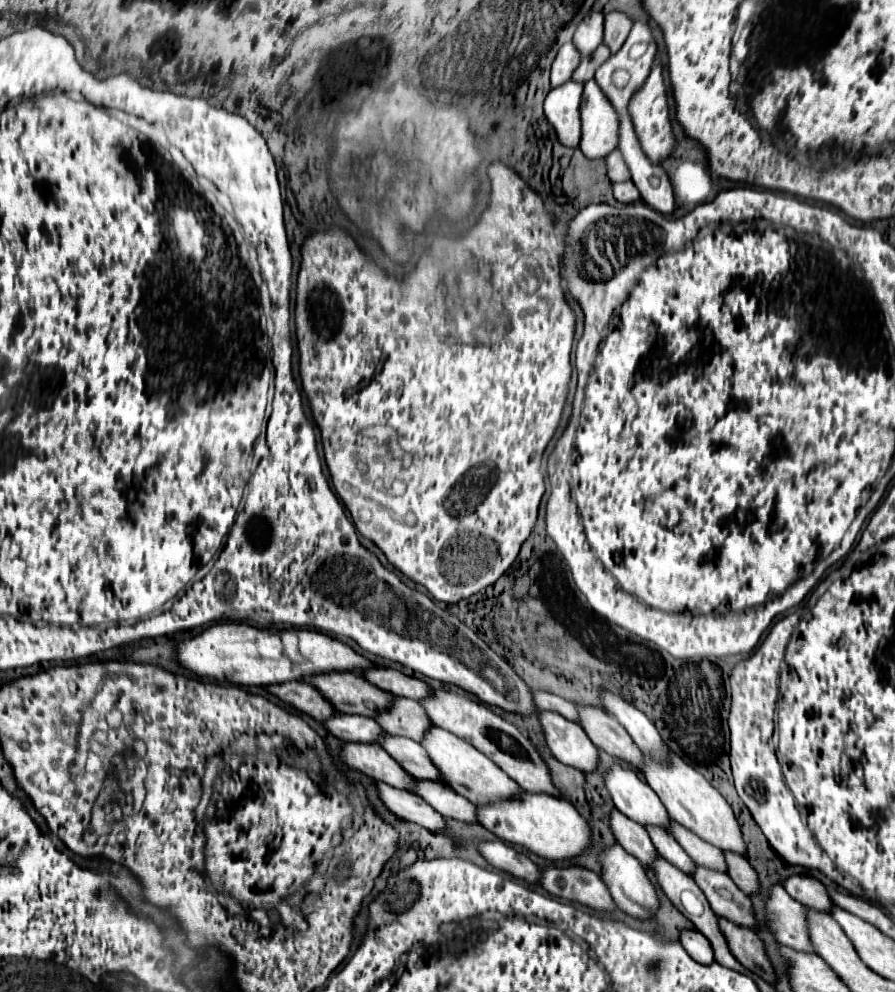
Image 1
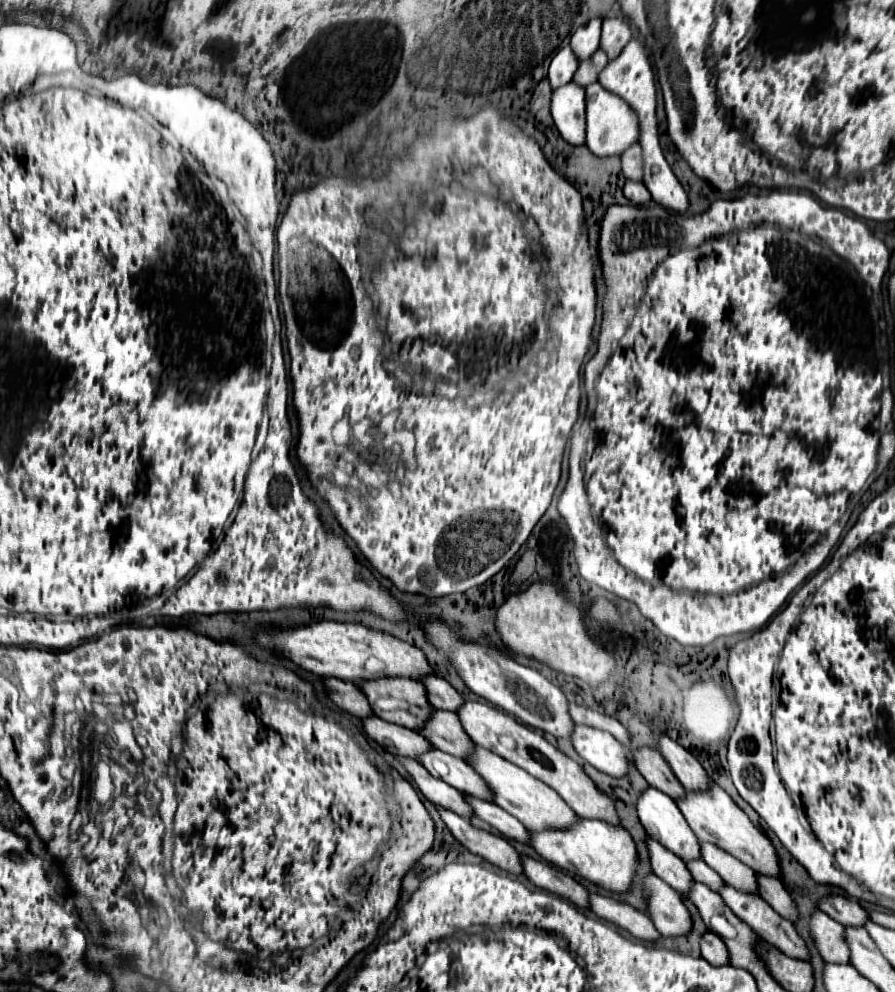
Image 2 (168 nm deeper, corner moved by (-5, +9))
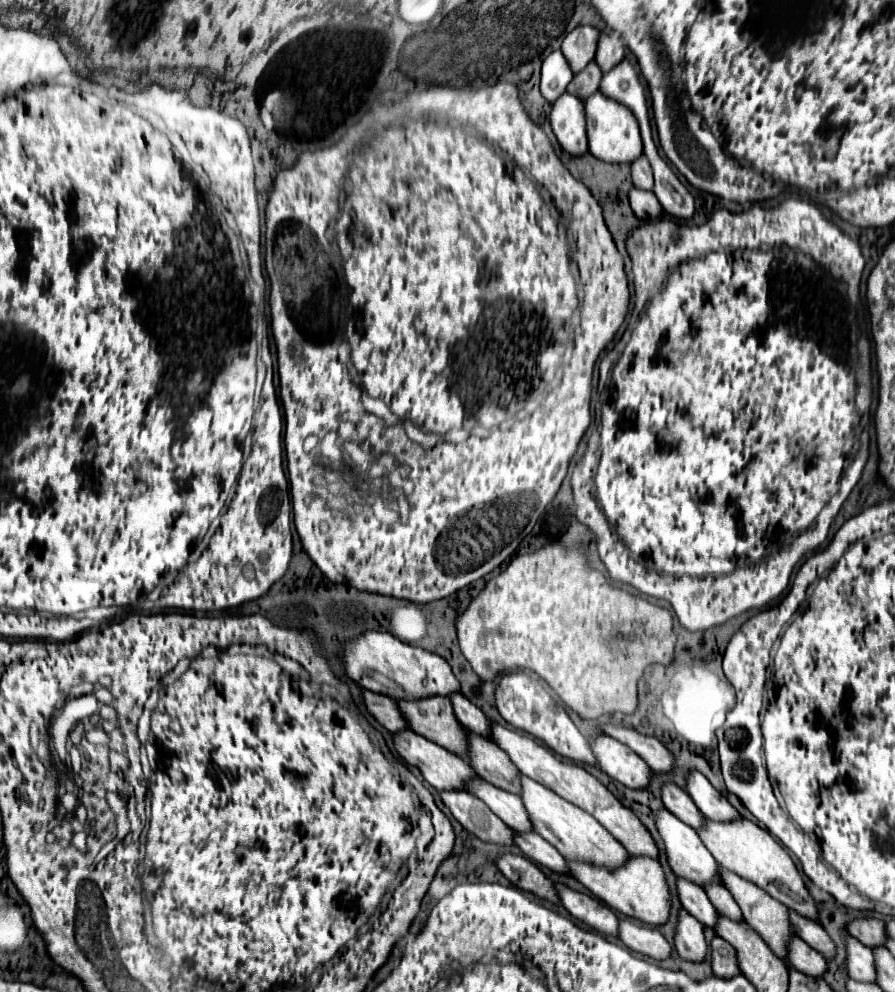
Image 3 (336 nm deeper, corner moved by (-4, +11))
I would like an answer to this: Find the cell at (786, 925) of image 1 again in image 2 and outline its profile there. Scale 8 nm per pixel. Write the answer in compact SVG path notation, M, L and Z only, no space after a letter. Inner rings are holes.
M822 910L810 916L810 936L824 962L848 962L848 946L844 942L844 926L832 920Z

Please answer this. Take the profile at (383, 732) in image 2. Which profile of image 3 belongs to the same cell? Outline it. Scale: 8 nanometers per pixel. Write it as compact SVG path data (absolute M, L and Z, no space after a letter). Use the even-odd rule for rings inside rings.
M409 728L393 734L393 742L395 742L397 752L403 756L403 760L407 764L419 768L423 778L437 790L465 790L463 784L467 784L467 776L477 776L475 772L471 772L471 768L467 768L467 760L463 760L461 756L455 756L453 752L433 744L431 740L423 738L421 734L417 734Z

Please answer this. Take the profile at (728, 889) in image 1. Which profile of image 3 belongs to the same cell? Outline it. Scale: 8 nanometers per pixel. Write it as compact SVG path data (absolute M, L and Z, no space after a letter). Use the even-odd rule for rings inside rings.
M801 938L791 940L789 948L789 962L795 970L807 974L807 976L823 976L827 970L827 960L815 952L811 946L807 946Z

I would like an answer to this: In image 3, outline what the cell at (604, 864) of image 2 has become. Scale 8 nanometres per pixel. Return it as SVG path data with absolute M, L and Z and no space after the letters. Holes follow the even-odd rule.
M635 856L635 858L629 858L629 862L615 872L609 872L609 870L603 870L597 866L589 866L583 862L573 862L573 860L567 860L567 864L569 864L573 876L585 888L589 888L593 892L593 896L597 896L601 902L605 902L609 908L613 908L629 918L641 920L649 926L663 926L669 922L671 892L669 892L663 868L657 860L647 858L647 856Z

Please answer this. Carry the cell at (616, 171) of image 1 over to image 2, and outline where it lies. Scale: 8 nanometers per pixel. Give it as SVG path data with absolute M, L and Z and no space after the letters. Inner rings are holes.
M632 144L620 154L622 172L628 180L642 180L642 150L638 144Z

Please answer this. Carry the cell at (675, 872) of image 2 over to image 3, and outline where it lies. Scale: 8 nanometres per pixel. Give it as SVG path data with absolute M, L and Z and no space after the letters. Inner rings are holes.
M677 878L677 890L679 890L679 900L681 900L683 908L687 912L691 912L691 916L695 916L701 924L715 930L715 920L719 918L719 914L717 914L715 906L707 900L705 890L683 878Z

